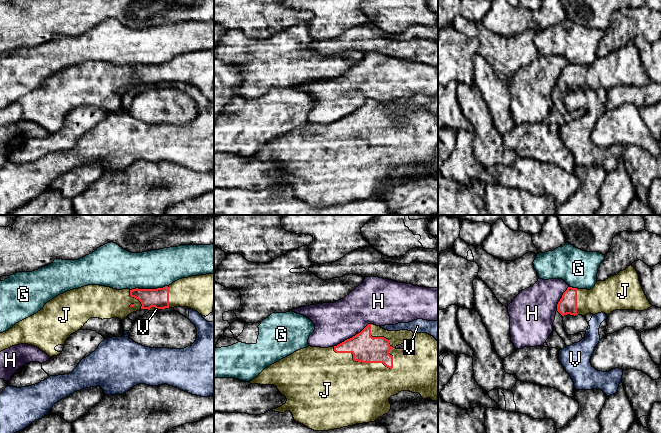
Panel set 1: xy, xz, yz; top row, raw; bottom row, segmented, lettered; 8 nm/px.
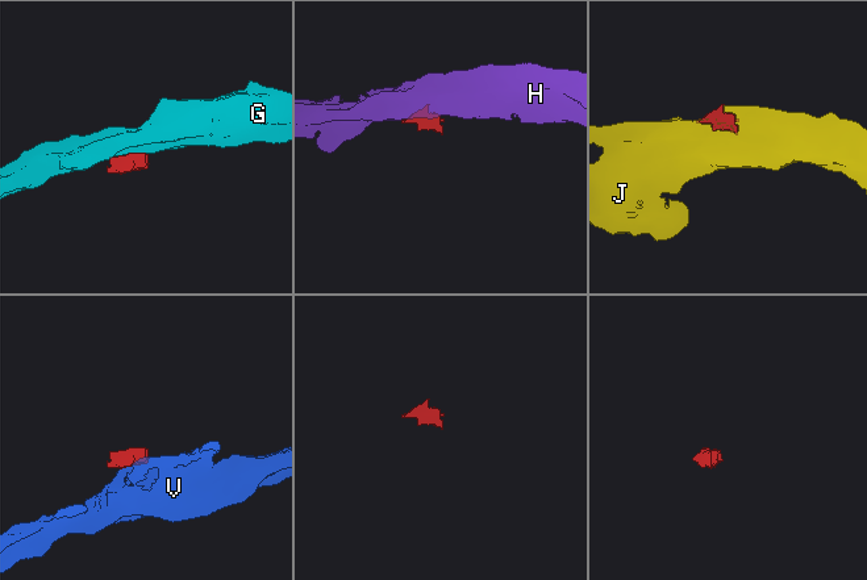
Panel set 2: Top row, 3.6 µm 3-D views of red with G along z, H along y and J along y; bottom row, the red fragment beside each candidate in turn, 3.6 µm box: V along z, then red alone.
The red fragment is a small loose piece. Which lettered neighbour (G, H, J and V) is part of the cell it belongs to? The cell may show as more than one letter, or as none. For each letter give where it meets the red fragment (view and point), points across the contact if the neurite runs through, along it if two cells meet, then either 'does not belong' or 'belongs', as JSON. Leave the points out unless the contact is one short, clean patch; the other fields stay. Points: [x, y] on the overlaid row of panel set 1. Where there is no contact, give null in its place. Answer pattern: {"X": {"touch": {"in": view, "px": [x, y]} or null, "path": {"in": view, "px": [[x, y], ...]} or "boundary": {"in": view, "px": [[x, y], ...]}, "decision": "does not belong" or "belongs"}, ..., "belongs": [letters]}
{"G": {"touch": {"in": "xy", "px": [153, 289]}, "boundary": {"in": "xy", "px": [[167, 285], [161, 288], [140, 289]]}, "decision": "does not belong"}, "H": {"touch": {"in": "xz", "px": [353, 336]}, "decision": "does not belong"}, "J": {"touch": {"in": "xz", "px": [360, 361]}, "decision": "belongs"}, "V": {"touch": {"in": "xy", "px": [159, 308]}, "decision": "does not belong"}, "belongs": ["J"]}

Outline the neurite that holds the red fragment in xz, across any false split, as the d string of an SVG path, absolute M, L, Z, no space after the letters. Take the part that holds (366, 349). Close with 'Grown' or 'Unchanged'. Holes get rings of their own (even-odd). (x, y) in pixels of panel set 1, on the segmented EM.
M368 324L360 333L337 346L308 346L300 349L265 368L250 383L276 386L287 401L272 411L290 411L296 422L314 431L329 431L374 422L390 411L389 398L401 391L419 393L423 399L438 401L438 341L427 333L388 331Z. Grown

